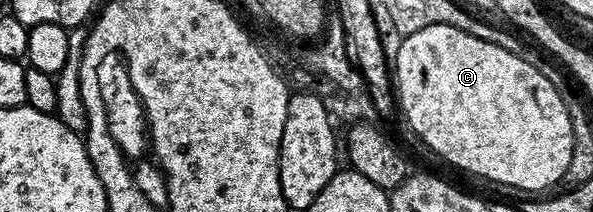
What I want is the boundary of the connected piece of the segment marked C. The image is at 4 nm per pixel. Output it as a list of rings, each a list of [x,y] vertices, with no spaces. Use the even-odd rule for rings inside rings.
[[[427,26],[427,30],[419,30],[419,34],[411,34],[402,39],[399,54],[395,61],[395,96],[399,101],[399,108],[405,111],[405,120],[413,127],[413,132],[434,152],[442,156],[449,164],[470,172],[473,176],[482,176],[485,180],[494,180],[497,184],[506,184],[509,188],[522,188],[525,194],[541,194],[544,188],[560,185],[561,175],[567,170],[573,153],[573,127],[571,118],[567,114],[567,106],[557,92],[556,86],[547,82],[543,74],[531,62],[523,62],[515,54],[503,50],[503,46],[483,42],[483,38],[475,38],[470,32],[459,30],[455,26]]]

